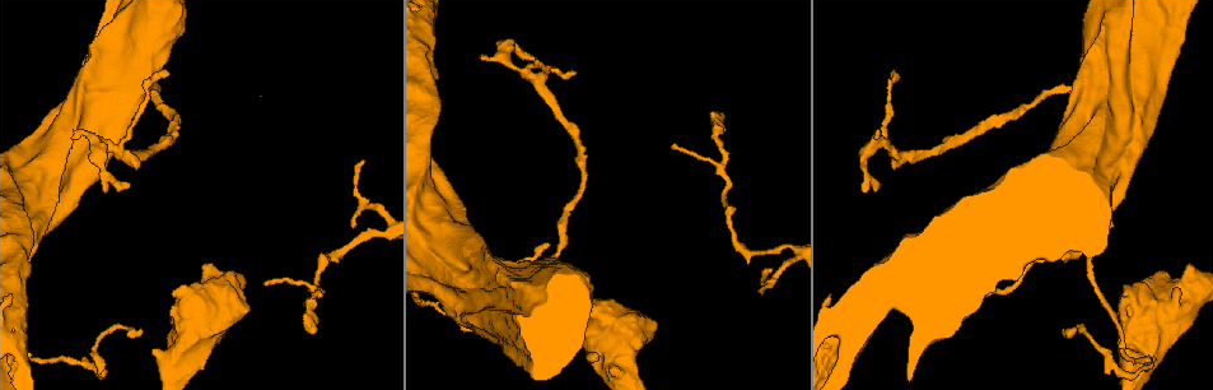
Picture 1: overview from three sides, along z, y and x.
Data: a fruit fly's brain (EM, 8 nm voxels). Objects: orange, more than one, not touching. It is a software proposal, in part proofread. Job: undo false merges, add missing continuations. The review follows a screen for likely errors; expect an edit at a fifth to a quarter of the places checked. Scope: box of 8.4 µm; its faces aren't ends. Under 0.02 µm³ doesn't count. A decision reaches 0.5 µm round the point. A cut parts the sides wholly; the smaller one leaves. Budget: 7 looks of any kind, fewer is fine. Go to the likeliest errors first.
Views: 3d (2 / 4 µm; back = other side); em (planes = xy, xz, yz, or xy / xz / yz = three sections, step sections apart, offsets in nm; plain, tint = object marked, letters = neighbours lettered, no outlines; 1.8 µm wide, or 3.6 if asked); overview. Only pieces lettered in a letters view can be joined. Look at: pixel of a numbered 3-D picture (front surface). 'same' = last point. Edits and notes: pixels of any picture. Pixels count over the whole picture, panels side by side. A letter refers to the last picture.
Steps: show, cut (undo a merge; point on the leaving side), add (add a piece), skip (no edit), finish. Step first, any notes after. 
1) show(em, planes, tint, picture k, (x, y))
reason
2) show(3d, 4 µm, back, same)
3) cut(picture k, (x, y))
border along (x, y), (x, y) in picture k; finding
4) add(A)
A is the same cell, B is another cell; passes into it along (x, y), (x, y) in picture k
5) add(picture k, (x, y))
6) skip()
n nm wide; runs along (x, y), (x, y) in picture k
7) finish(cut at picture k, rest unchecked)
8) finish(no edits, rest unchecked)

show(3d, 4 µm, picture 1, (309, 306))
sudden change in width

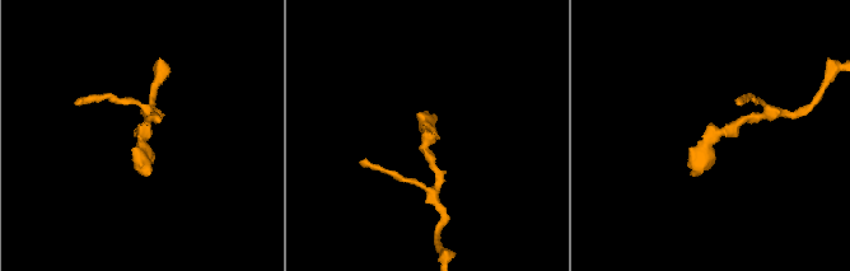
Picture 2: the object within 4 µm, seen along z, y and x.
show(em, xy, step 16, tint, picture 2, (713, 140))
shape alone is not enough

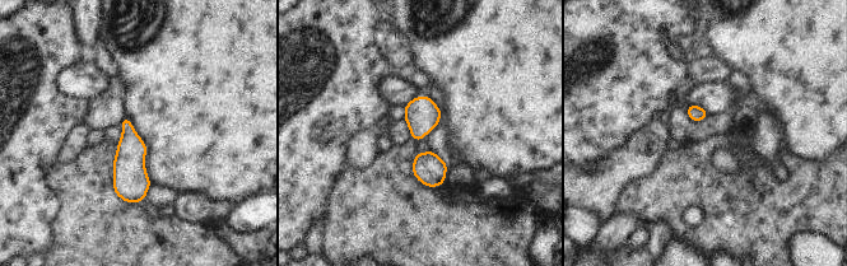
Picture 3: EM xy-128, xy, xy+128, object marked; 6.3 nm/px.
show(em, planes, letters, same)
another direction

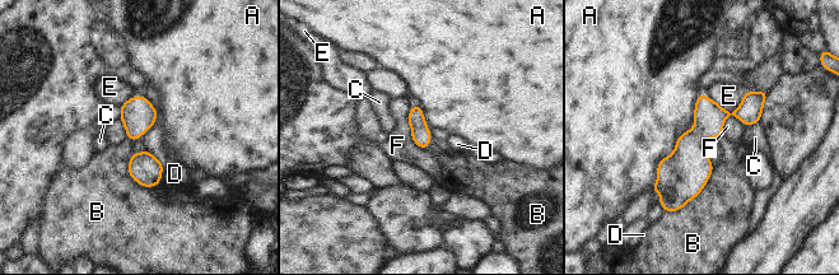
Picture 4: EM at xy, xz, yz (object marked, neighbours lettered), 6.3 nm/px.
skip()
A touches over 700 nm; A, B, C, D, E and F are other cells; runs along (763, 94), (689, 145), (680, 204) in picture 4; one neuron here

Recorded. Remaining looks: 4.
show(3d, 4 µm, picture 1, (362, 163))
thin end

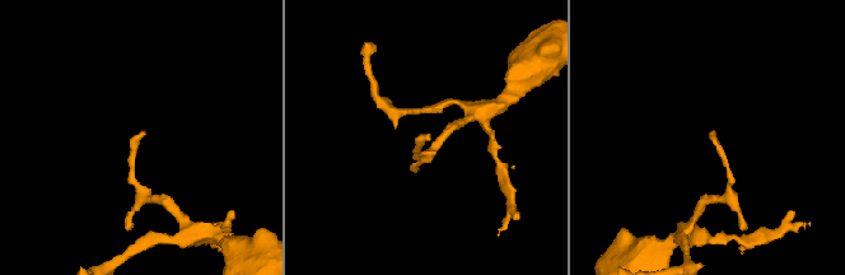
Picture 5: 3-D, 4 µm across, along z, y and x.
show(em, planes, letters, picture 5, (142, 131))
need the tissue

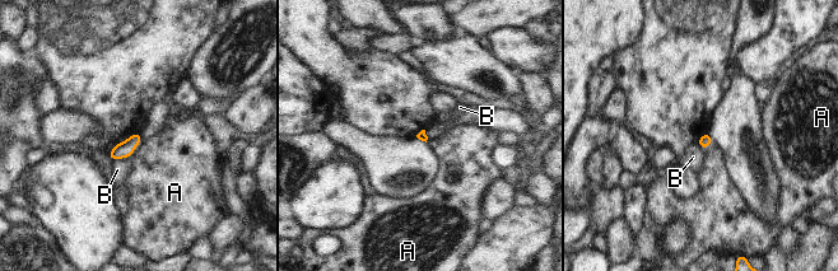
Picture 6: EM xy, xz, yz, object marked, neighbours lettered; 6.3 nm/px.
skip()
A and B are other cells; border along (143, 139), (130, 155) in picture 6; none of them fits

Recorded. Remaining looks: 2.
show(em, planes, letters, picture 1, (104, 376))
sharp bend

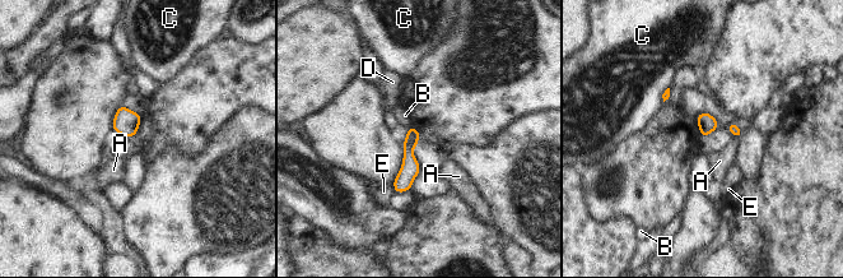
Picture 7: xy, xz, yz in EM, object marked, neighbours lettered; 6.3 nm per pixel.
skip()
E touches over 70 nm; A, B, C, D and E are other cells; border along (408, 126), (413, 128) in picture 7; continuous, no second neuron

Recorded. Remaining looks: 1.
finish(no edits, rest unchecked)

